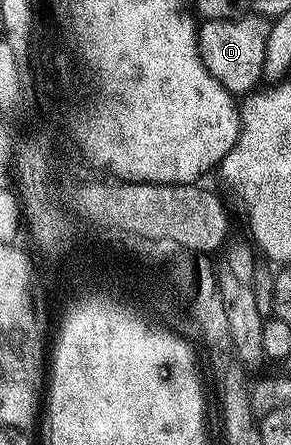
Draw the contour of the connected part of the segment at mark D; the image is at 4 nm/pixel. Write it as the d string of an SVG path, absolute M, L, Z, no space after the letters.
M236 17L226 21L203 21L197 29L199 58L204 67L233 95L247 95L263 81L265 43L269 43L271 21L266 17Z

